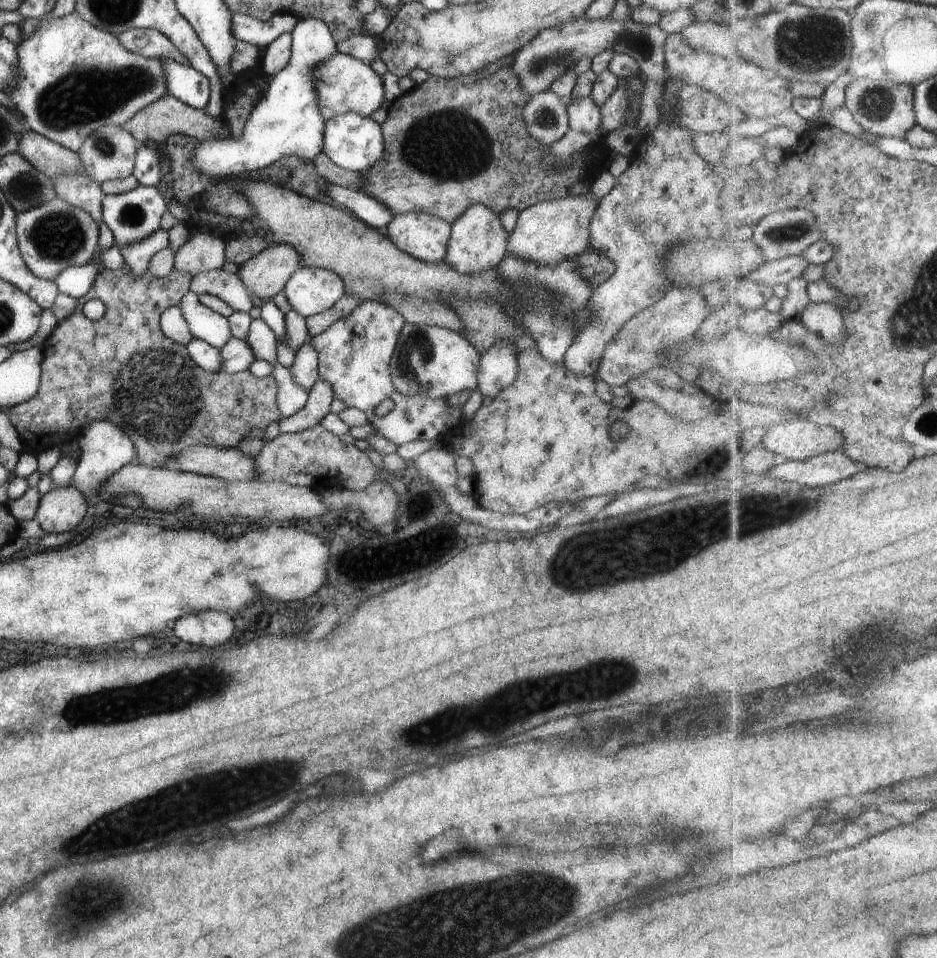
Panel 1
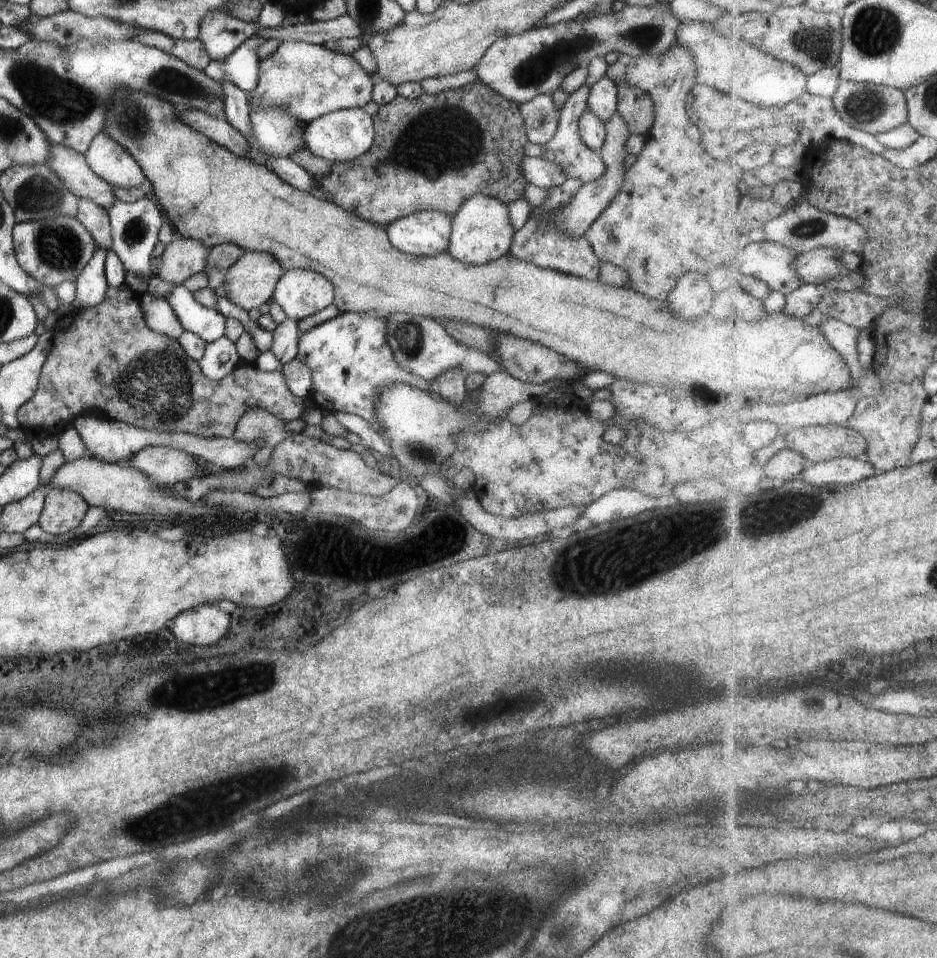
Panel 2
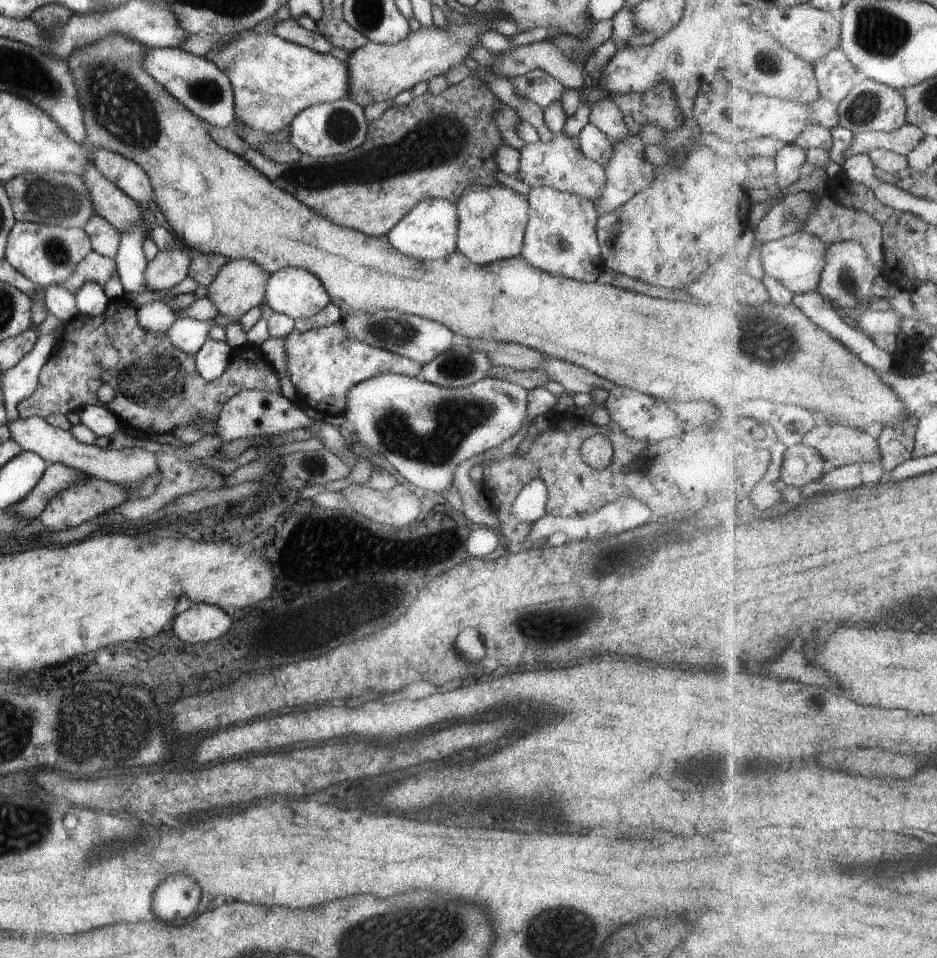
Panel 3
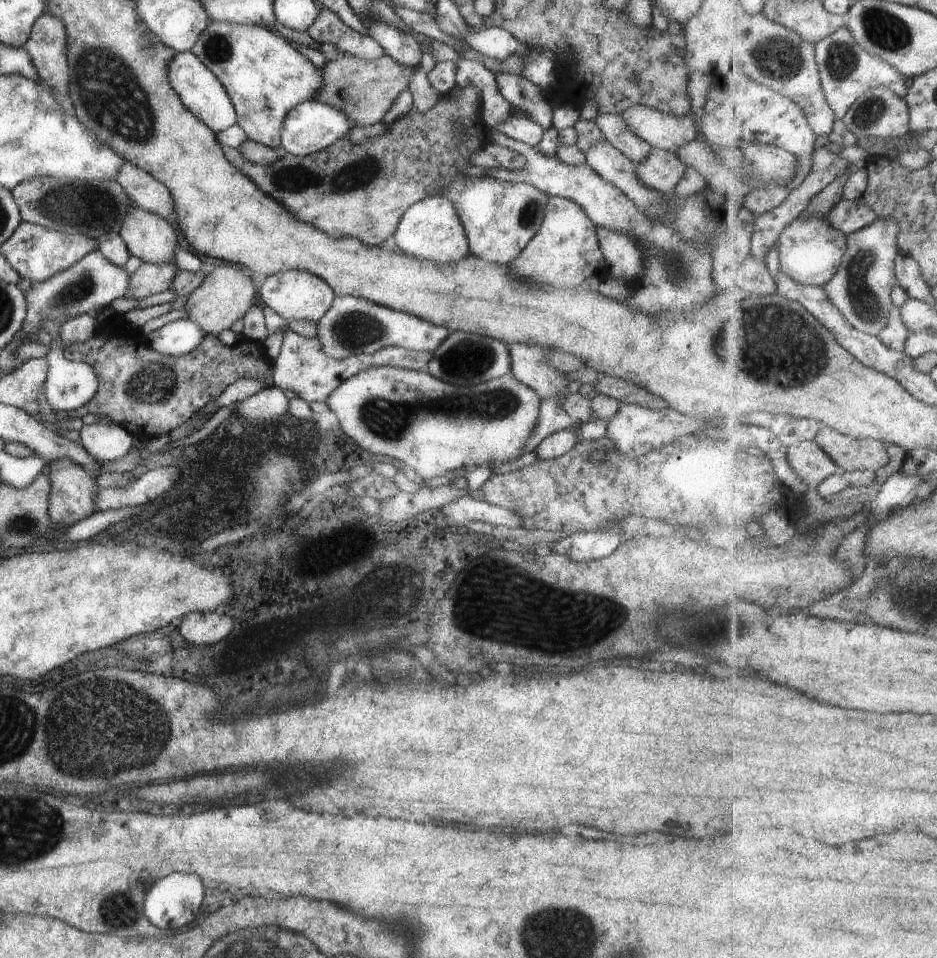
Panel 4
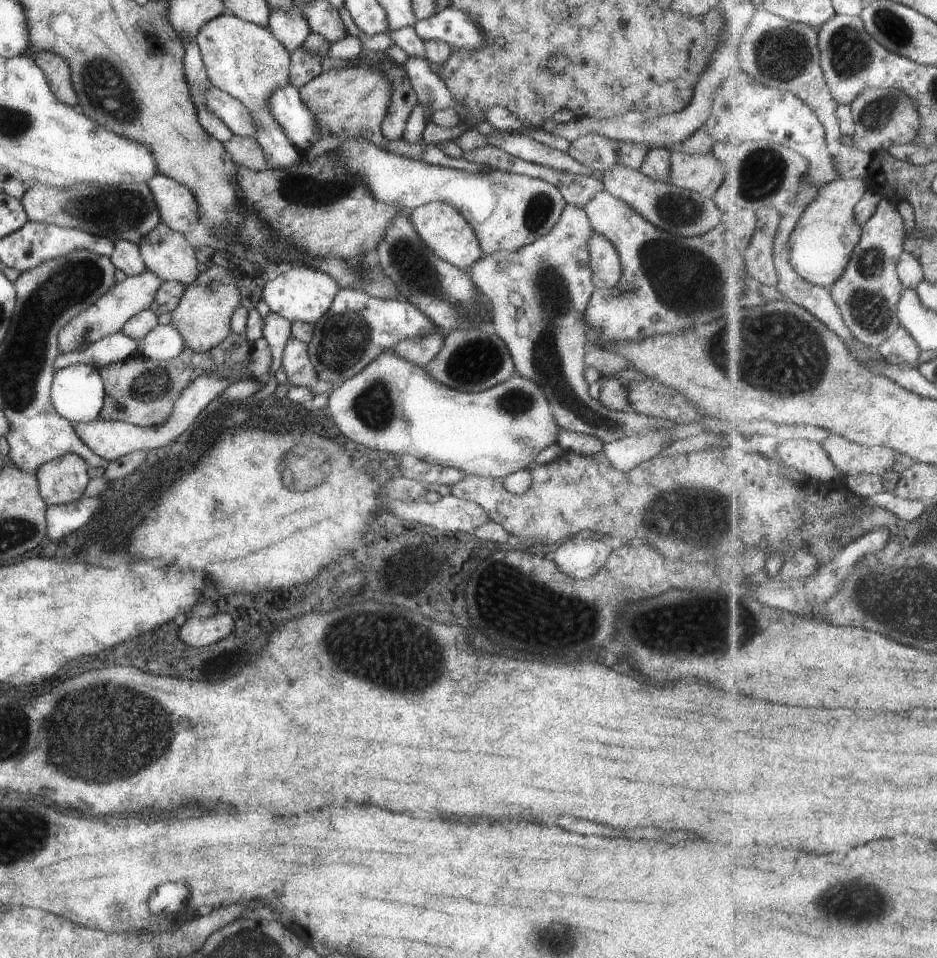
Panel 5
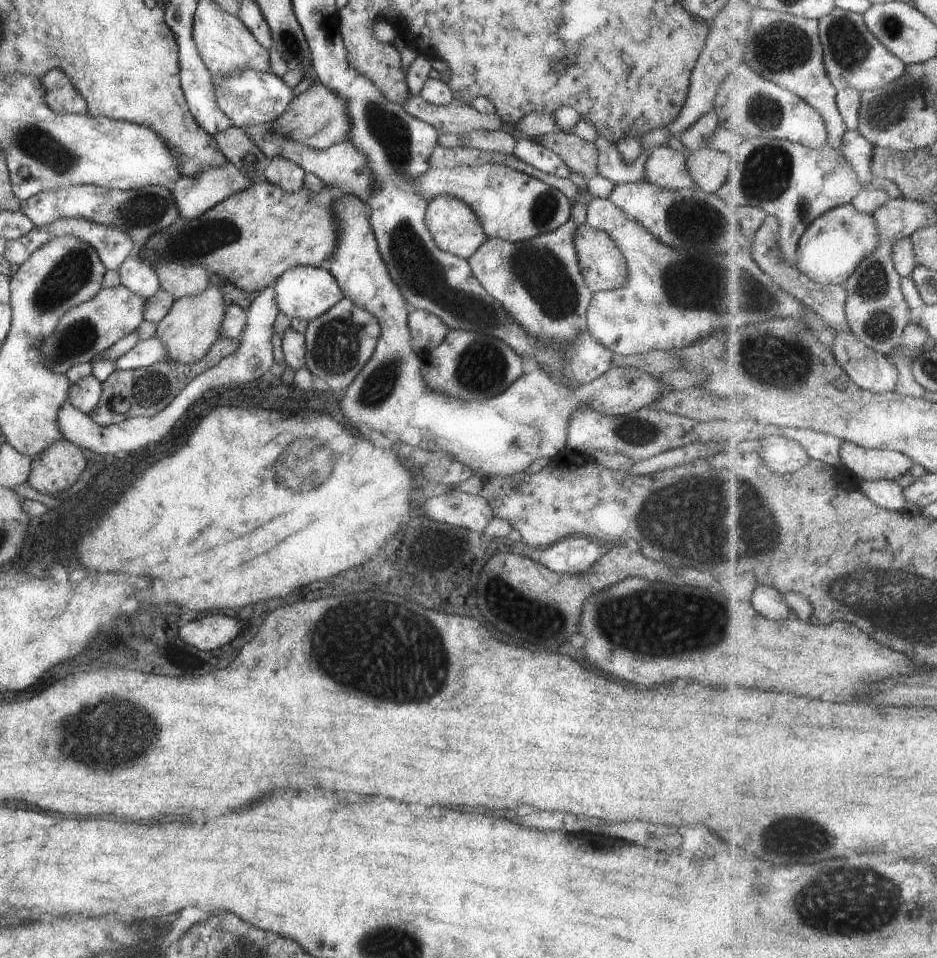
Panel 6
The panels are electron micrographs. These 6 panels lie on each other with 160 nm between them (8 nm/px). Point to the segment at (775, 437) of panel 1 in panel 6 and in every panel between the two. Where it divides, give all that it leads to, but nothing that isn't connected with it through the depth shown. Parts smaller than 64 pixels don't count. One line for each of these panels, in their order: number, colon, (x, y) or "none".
2: (818, 443)
3: (840, 446)
4: (852, 454)
5: (851, 458)
6: (871, 464)

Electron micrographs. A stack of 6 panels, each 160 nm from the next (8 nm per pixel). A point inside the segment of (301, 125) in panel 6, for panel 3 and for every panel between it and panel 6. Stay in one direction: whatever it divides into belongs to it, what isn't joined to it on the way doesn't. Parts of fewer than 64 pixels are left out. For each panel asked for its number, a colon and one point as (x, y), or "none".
3: (377, 71)
4: (364, 89)
5: (350, 102)

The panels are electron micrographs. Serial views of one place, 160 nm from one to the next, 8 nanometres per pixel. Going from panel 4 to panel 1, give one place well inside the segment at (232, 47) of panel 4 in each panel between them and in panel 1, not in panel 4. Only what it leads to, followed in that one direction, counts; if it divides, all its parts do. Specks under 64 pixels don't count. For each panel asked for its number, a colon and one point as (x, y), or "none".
1: (342, 83)
2: (307, 80)
3: (272, 80)

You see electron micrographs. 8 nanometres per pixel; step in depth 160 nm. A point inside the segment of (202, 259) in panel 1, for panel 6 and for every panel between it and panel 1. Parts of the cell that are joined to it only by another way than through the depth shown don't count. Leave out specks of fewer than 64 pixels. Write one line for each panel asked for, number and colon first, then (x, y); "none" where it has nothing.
2: (182, 257)
3: (169, 267)
4: (148, 279)
5: (105, 316)
6: (87, 329)

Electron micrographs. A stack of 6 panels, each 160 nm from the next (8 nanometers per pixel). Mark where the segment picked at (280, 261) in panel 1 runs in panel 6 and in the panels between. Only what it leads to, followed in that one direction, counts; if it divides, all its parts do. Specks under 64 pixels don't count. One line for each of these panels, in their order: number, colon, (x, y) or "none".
2: (249, 281)
3: (239, 286)
4: (226, 293)
5: (203, 314)
6: (189, 328)

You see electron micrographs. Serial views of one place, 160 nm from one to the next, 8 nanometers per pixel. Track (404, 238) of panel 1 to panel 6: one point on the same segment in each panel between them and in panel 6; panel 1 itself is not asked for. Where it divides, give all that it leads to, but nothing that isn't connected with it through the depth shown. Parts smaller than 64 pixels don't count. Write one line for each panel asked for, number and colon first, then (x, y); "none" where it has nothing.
2: (424, 233)
3: (427, 232)
4: (429, 229)
5: (440, 227)
6: (454, 229)

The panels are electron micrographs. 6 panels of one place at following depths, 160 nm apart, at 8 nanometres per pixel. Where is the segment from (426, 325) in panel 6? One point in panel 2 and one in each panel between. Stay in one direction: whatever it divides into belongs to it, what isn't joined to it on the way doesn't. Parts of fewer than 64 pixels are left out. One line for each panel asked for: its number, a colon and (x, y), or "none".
2: (349, 361)
3: (323, 363)
4: (301, 366)
5: (418, 351)

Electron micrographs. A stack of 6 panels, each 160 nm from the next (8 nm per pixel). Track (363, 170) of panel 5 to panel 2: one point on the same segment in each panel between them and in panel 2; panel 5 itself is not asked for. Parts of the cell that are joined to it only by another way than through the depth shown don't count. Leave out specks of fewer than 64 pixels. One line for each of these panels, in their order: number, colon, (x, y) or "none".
2: (480, 231)
3: (490, 220)
4: (498, 218)

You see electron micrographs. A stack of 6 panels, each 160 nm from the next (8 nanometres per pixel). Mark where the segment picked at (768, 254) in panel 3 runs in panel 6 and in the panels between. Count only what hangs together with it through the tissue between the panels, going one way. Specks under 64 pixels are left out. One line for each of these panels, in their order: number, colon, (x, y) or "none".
4: (810, 250)
5: (821, 246)
6: (836, 243)

